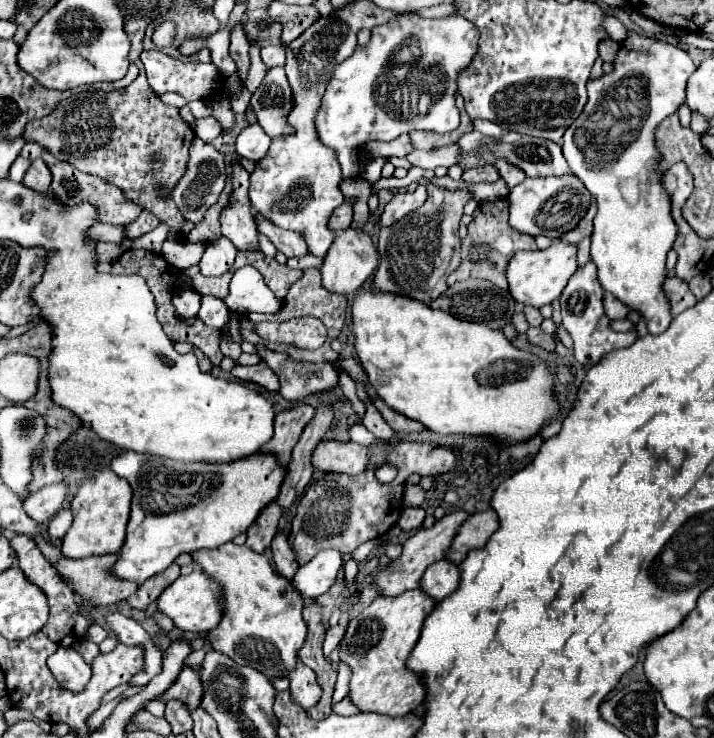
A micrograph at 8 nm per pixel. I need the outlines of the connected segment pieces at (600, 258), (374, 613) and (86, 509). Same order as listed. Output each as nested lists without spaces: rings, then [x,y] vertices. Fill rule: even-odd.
[[[628,30],[626,34],[626,40],[620,44],[618,48],[618,54],[614,58],[614,64],[612,64],[612,72],[610,74],[602,74],[600,78],[594,78],[594,80],[588,80],[586,88],[588,88],[588,102],[584,106],[584,112],[574,120],[574,124],[568,128],[568,132],[564,134],[562,138],[562,152],[564,152],[564,158],[570,166],[570,170],[584,182],[584,186],[590,190],[590,194],[594,196],[596,204],[598,204],[598,212],[594,216],[594,232],[592,232],[592,262],[598,266],[598,280],[602,284],[602,288],[606,292],[612,292],[618,300],[622,300],[624,304],[628,304],[630,310],[638,310],[644,318],[648,318],[648,332],[652,334],[660,334],[664,332],[668,326],[670,326],[670,304],[668,304],[668,298],[662,294],[662,282],[666,280],[666,270],[664,270],[664,264],[666,264],[666,256],[668,256],[668,250],[672,248],[674,240],[676,240],[676,222],[672,218],[672,198],[670,194],[664,190],[662,186],[662,180],[664,180],[664,170],[660,170],[660,152],[656,148],[656,138],[654,138],[654,132],[658,128],[658,124],[674,114],[682,104],[684,104],[684,96],[686,96],[686,80],[690,78],[690,74],[696,70],[696,64],[692,62],[692,58],[688,56],[688,52],[676,44],[670,44],[666,40],[656,40],[656,38],[650,38],[650,36],[644,36],[640,32],[634,32],[634,30]]]
[[[410,590],[394,598],[378,596],[348,624],[338,652],[340,662],[352,672],[348,698],[360,712],[376,712],[396,718],[410,714],[424,700],[424,686],[414,672],[406,670],[406,656],[416,646],[424,618],[434,606],[436,600],[422,590]]]
[[[98,470],[86,480],[80,482],[76,496],[70,500],[72,510],[72,526],[62,538],[60,552],[66,558],[86,558],[86,556],[102,556],[102,554],[116,554],[126,536],[126,522],[130,514],[130,484],[116,476],[112,470]]]

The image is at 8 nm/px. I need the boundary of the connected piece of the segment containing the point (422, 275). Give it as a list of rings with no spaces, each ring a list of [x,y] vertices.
[[[428,184],[428,200],[416,212],[410,212],[396,224],[380,228],[378,254],[380,264],[374,276],[374,288],[396,292],[422,302],[432,302],[446,292],[446,278],[460,266],[460,236],[458,222],[464,204],[472,198],[470,192],[450,192]]]

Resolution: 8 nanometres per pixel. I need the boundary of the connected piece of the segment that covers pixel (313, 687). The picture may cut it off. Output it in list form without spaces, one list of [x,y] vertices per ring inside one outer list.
[[[300,658],[296,668],[288,672],[288,680],[290,680],[290,694],[294,702],[298,702],[304,710],[312,708],[320,700],[322,690],[316,682],[316,674]]]

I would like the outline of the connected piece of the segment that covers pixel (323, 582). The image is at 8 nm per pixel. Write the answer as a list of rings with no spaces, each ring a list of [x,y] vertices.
[[[322,550],[308,564],[300,566],[296,578],[290,584],[308,598],[318,598],[334,584],[334,578],[342,566],[342,554],[336,550]]]

